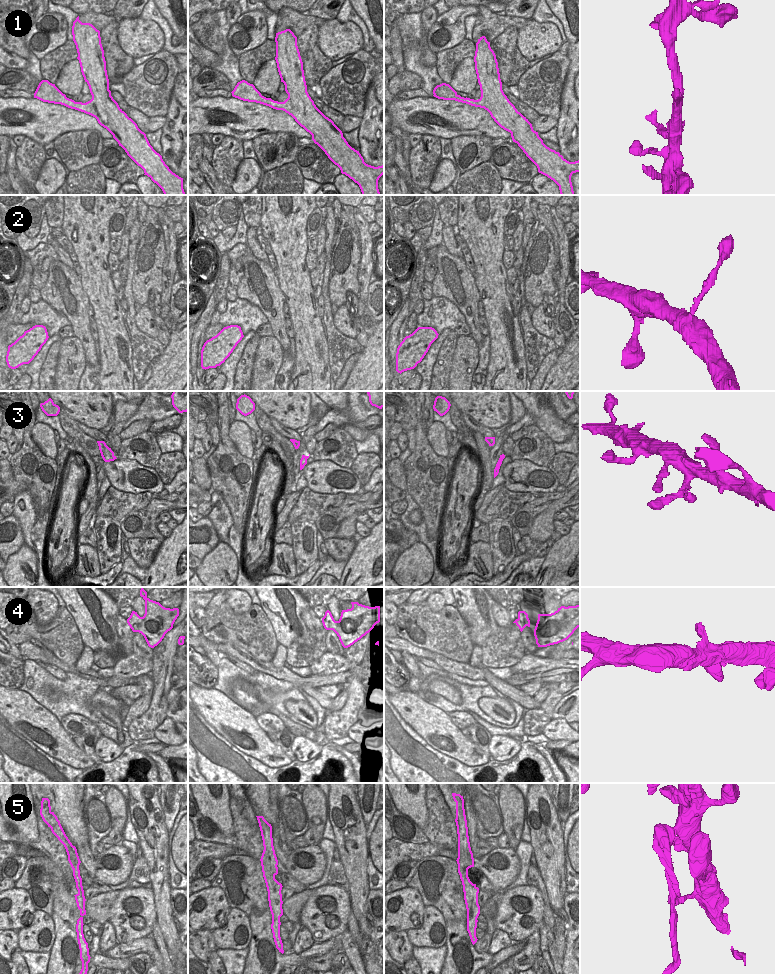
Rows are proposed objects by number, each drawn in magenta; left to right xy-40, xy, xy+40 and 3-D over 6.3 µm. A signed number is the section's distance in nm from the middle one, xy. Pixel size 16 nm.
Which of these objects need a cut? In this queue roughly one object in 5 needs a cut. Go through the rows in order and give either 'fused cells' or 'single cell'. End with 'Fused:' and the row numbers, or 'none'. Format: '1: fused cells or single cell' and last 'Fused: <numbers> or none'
1: single cell
2: single cell
3: single cell
4: single cell
5: fused cells
Fused: 5

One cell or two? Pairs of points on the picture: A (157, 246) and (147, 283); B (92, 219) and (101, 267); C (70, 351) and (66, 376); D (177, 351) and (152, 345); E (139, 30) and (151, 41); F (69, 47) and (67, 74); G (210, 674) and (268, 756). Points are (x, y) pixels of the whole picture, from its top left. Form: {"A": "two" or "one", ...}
{"A": "one", "B": "one", "C": "one", "D": "two", "E": "one", "F": "two", "G": "two"}

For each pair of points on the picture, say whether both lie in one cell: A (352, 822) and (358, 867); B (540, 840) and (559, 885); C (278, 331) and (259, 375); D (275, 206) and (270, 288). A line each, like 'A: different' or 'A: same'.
A: same
B: same
C: different
D: different

